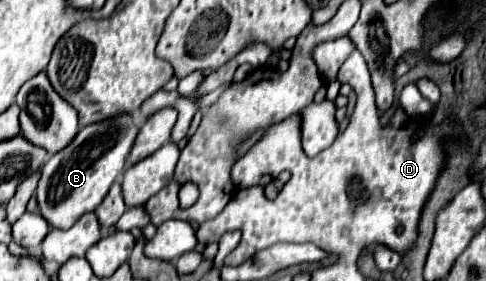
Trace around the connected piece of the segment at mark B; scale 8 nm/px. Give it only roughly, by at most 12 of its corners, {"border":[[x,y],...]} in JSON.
{"border":[[132,115],[80,129],[42,165],[56,229],[94,211],[138,135]]}

